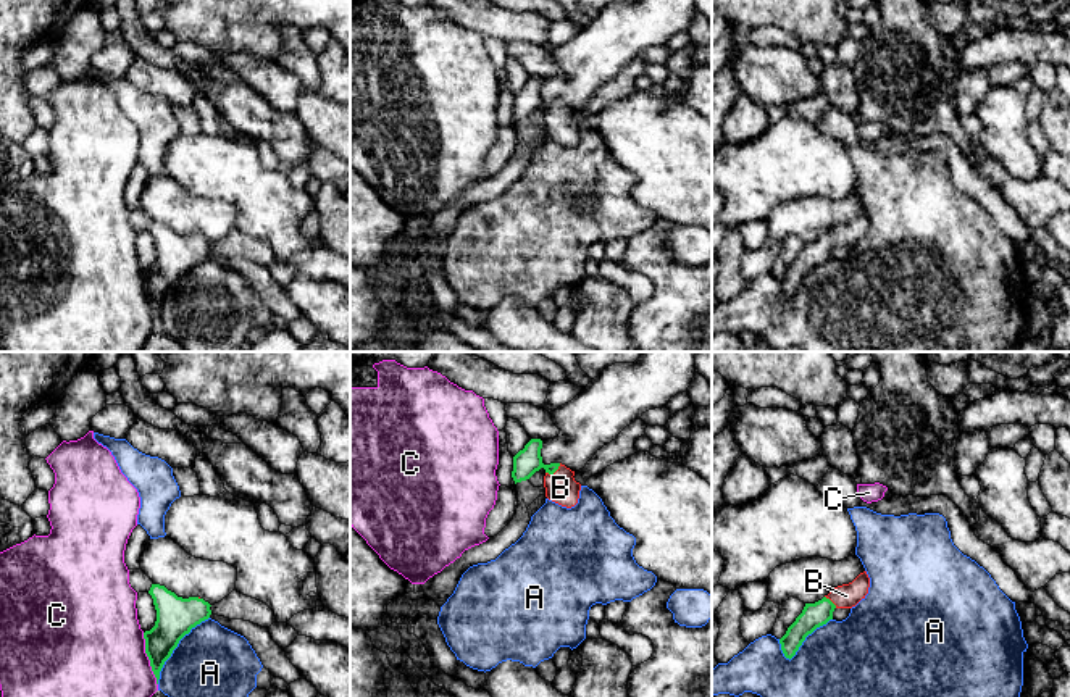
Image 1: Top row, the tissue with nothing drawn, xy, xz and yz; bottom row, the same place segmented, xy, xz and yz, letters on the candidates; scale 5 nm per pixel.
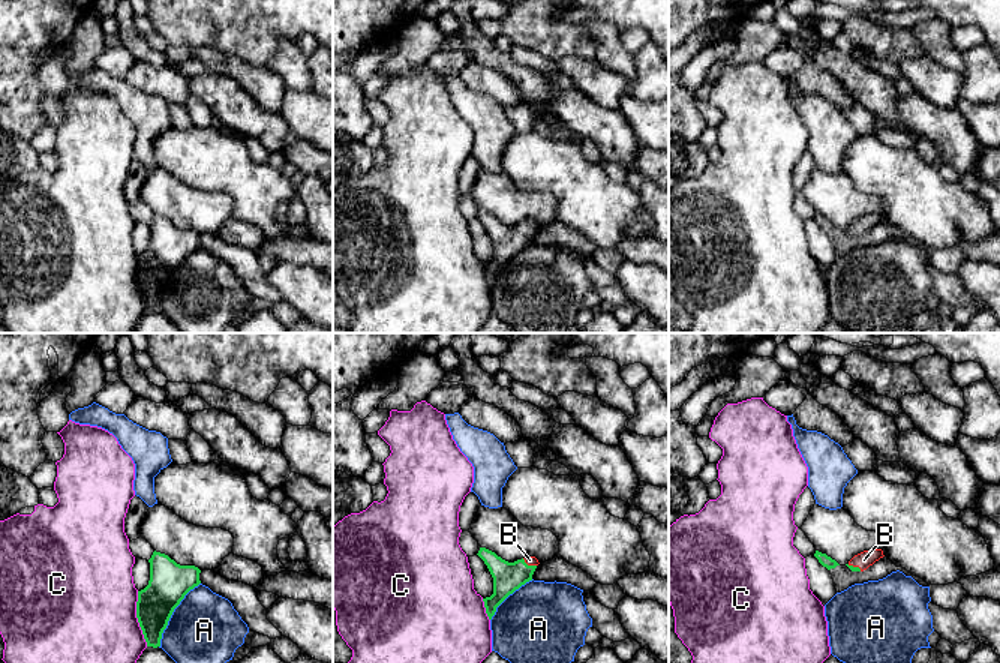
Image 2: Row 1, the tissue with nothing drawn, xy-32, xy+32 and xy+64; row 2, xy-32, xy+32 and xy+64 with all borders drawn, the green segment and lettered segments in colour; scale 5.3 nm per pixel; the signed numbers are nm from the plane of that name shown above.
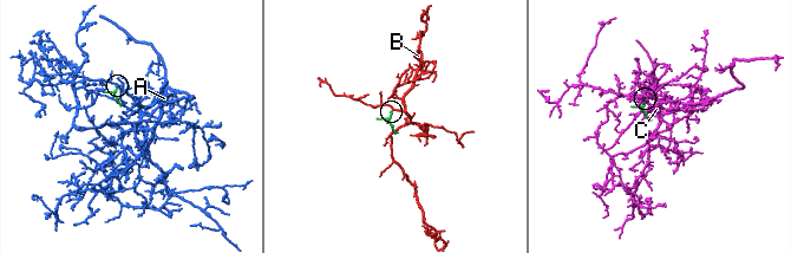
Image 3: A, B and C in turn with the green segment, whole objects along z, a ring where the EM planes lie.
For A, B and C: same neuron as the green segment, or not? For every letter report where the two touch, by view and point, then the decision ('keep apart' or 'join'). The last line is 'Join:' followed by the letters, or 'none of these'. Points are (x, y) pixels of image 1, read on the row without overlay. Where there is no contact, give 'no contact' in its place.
A: contact xy (176, 284); keep apart
B: contact xz (554, 110); join
C: contact xy (149, 297); keep apart
Join: B

